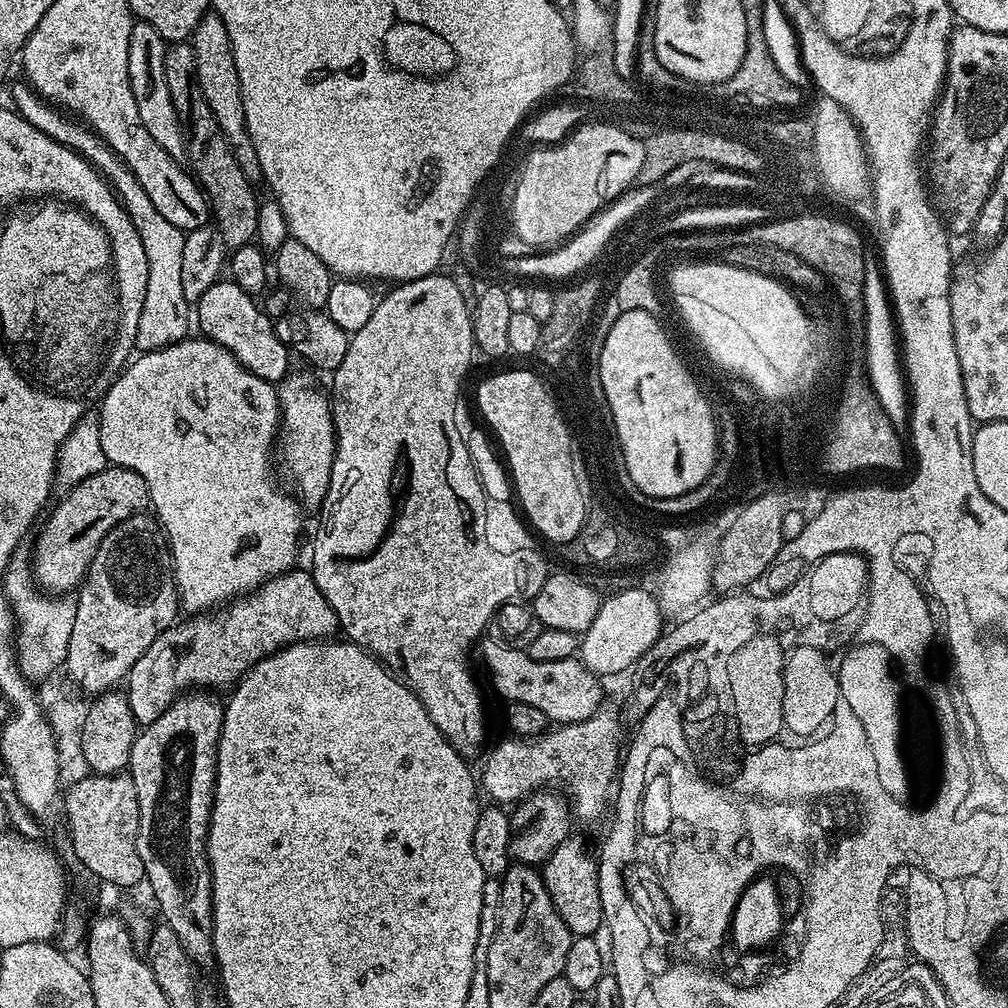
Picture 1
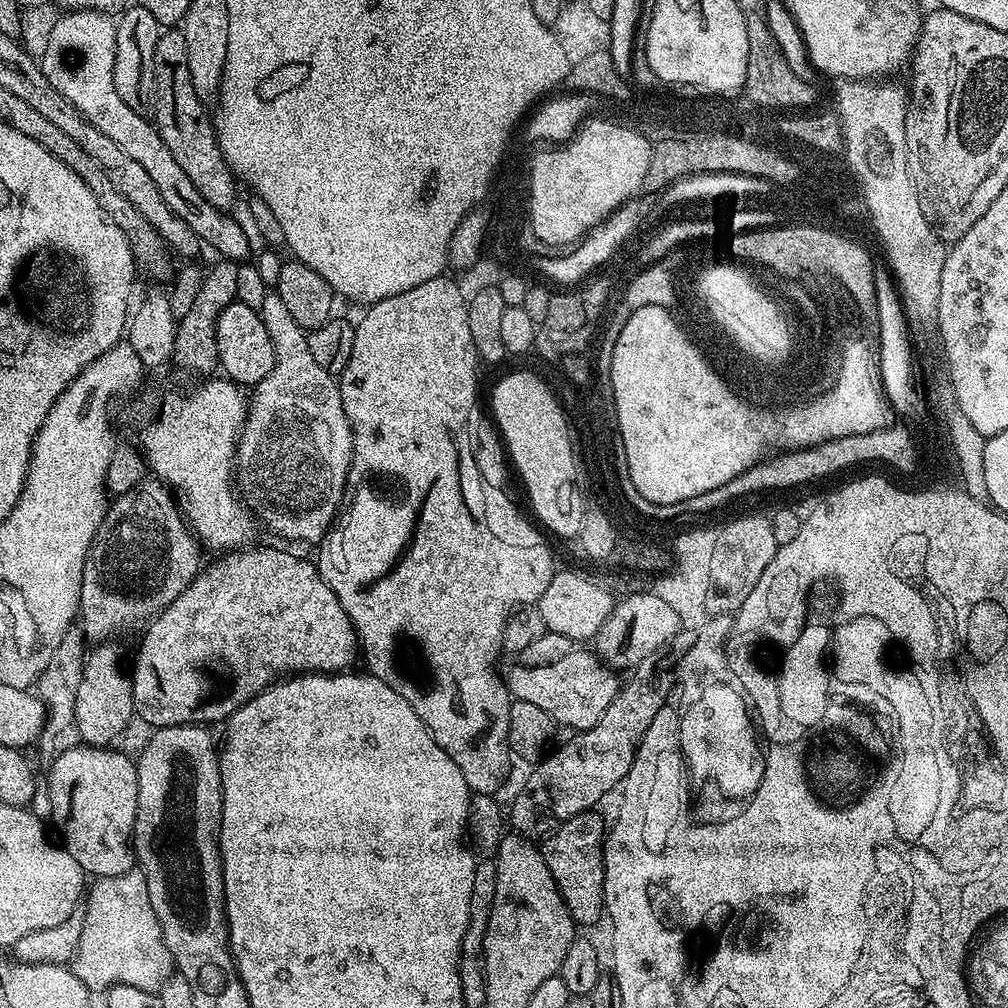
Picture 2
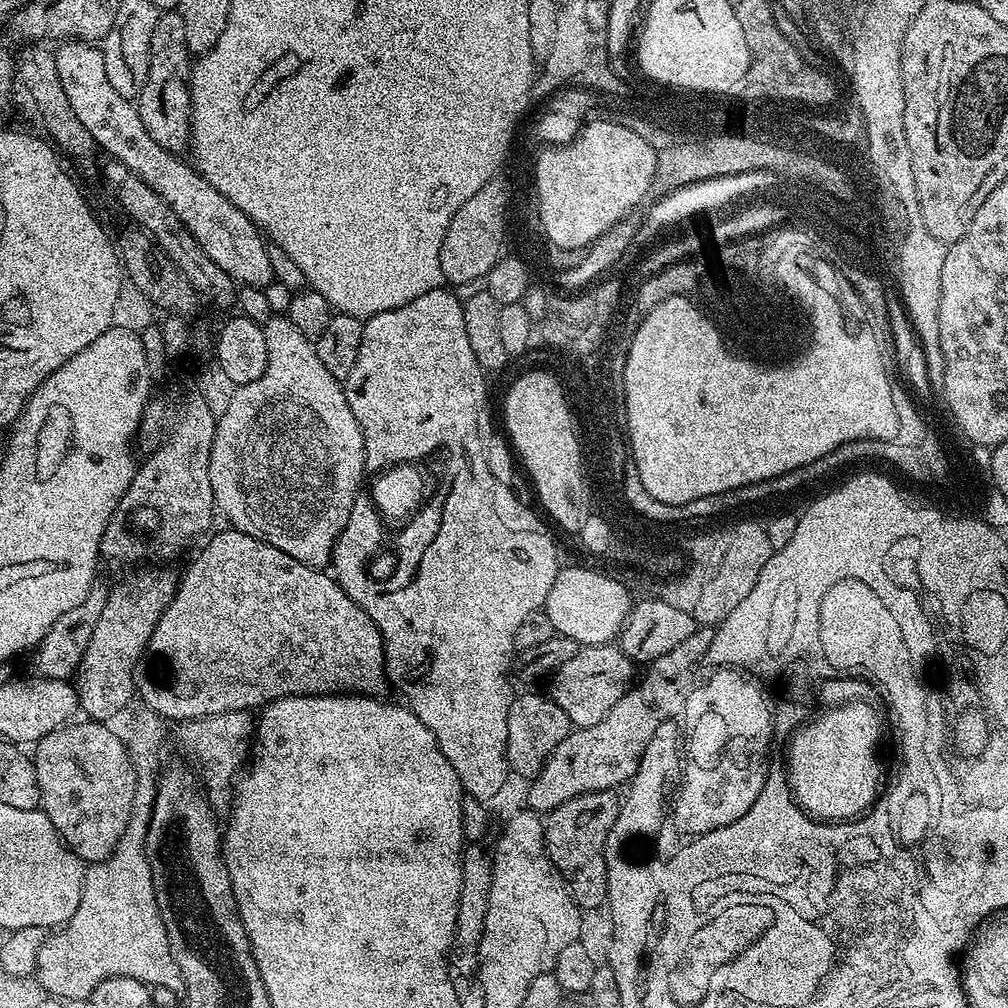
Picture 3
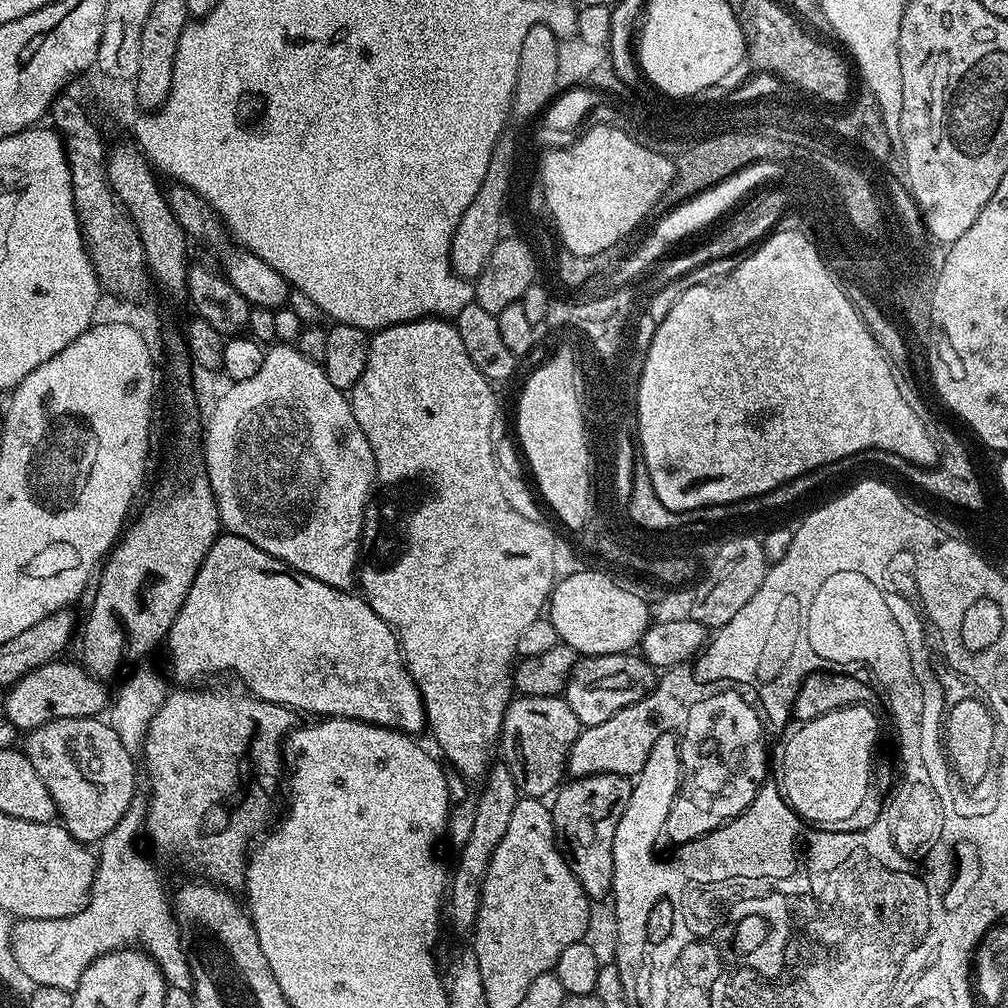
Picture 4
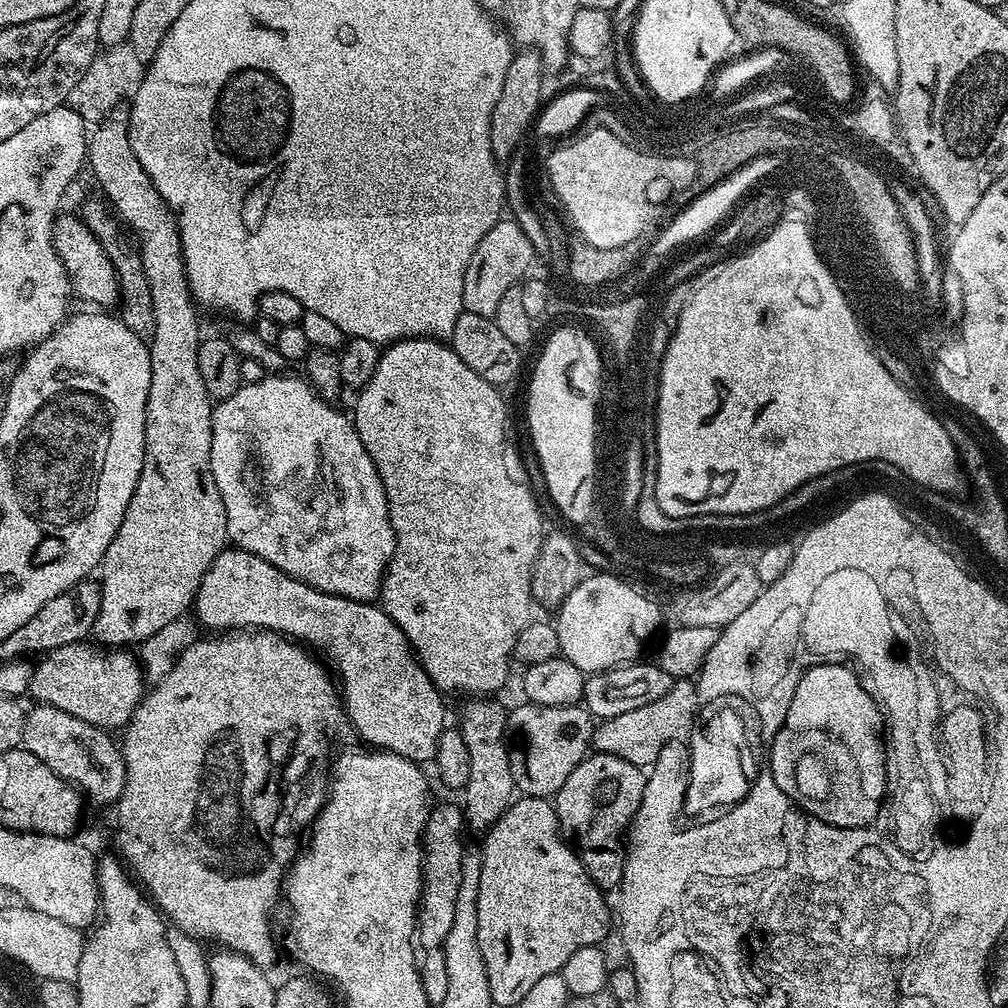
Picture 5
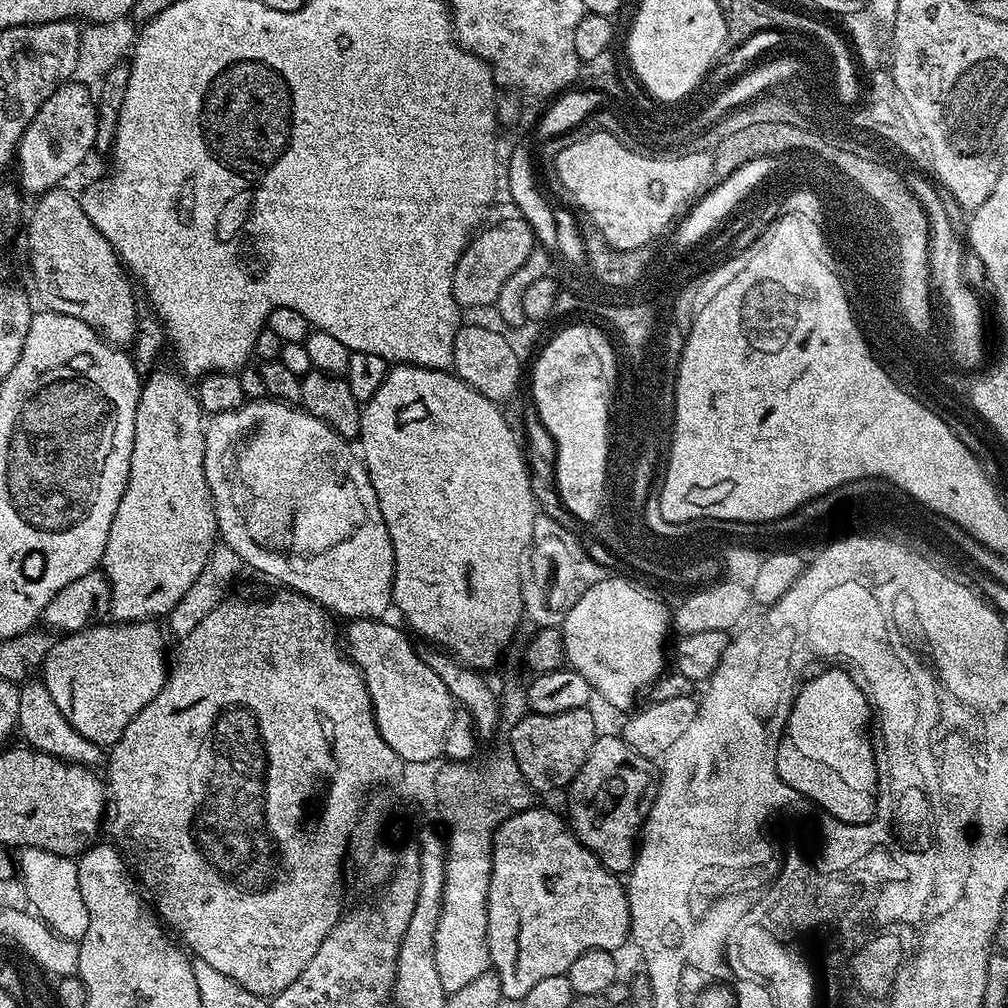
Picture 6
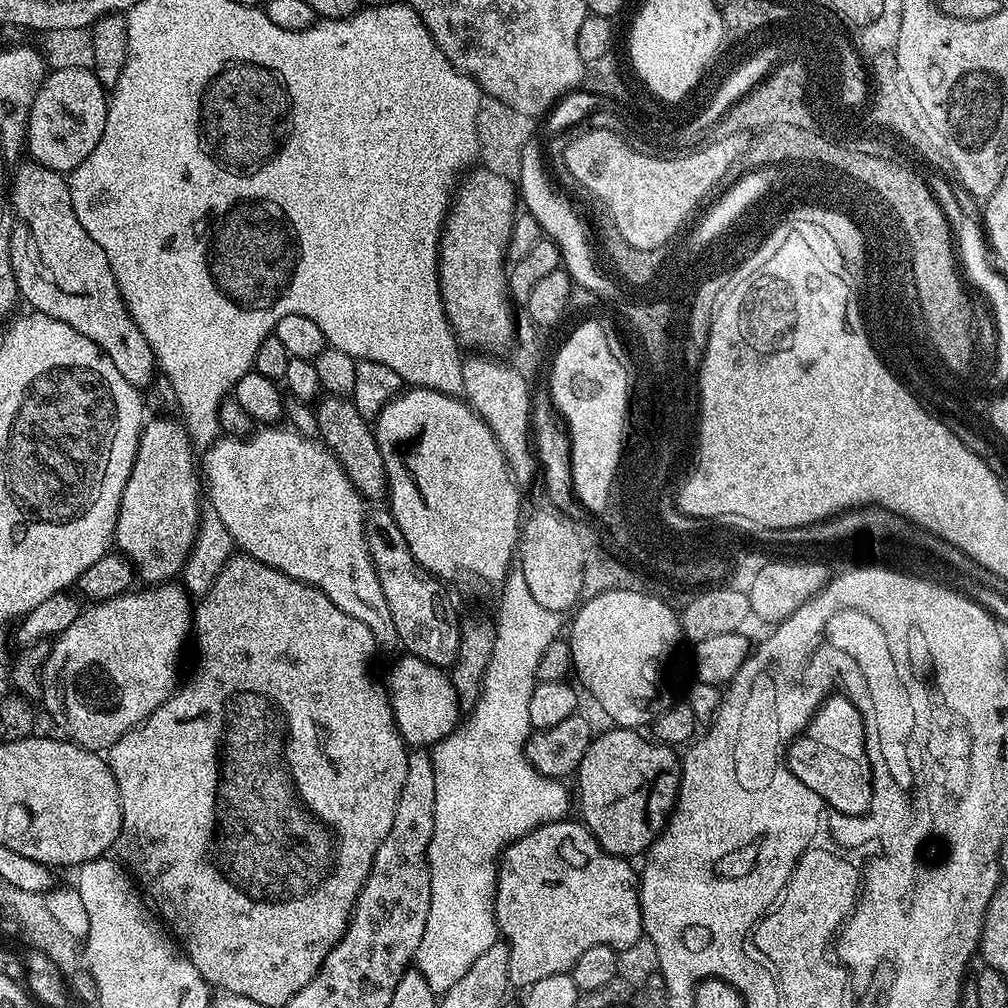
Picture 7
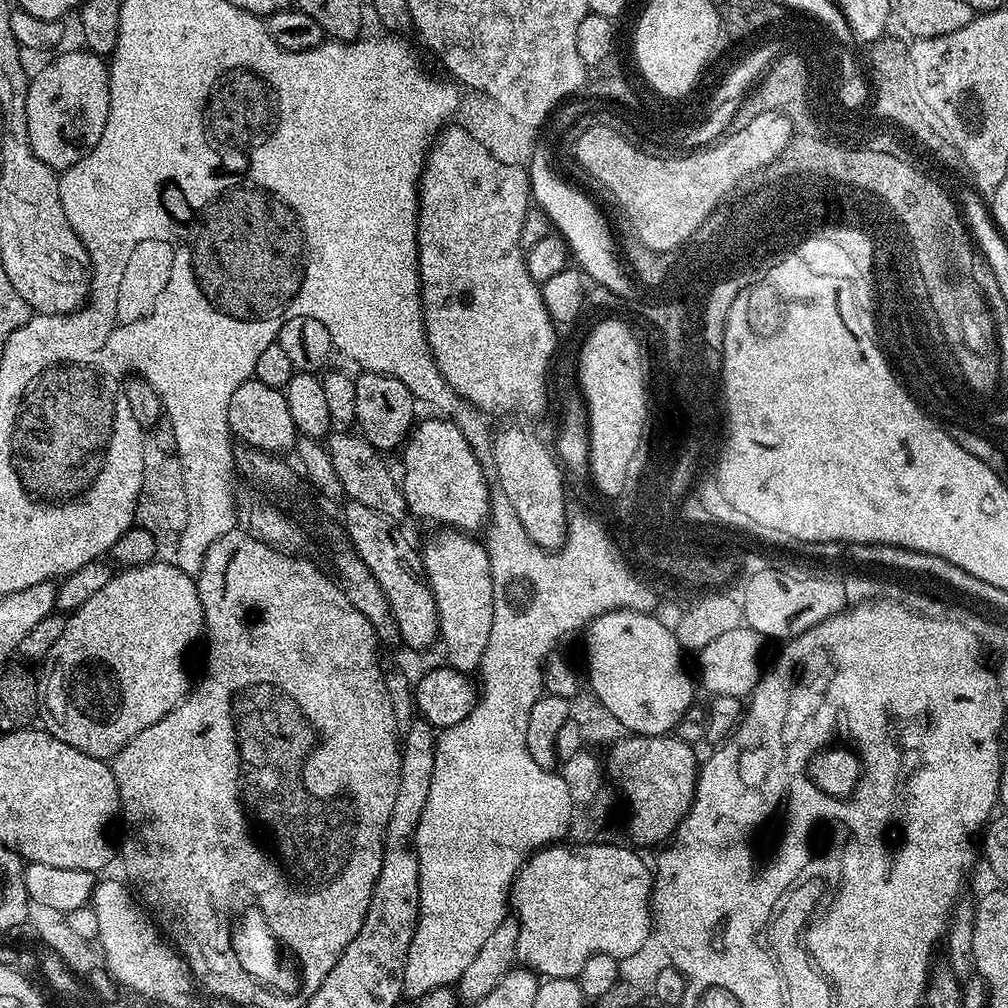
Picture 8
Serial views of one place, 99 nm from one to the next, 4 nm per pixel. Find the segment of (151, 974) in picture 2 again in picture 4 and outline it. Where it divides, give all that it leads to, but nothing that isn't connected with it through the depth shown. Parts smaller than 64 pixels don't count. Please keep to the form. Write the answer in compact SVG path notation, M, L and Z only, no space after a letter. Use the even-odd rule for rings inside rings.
M140 794L133 796L118 825L100 840L91 894L82 911L66 918L20 918L13 923L13 956L21 971L37 985L75 991L82 974L98 957L120 948L139 946L155 960L169 985L192 991L190 962L180 945L180 928L168 892L162 888L153 864L138 844L147 815L147 799Z

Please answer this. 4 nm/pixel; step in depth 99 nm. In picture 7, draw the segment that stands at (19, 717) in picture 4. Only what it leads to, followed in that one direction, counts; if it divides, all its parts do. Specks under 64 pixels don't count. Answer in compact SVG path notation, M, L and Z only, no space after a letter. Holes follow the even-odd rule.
M165 582L141 587L141 592L129 590L109 600L98 600L89 603L87 607L81 611L77 620L74 621L61 636L57 636L51 641L52 649L44 663L42 705L44 704L45 710L52 715L53 722L64 731L61 733L63 733L67 739L71 740L73 744L80 744L84 748L89 748L91 752L103 753L111 744L118 742L118 738L122 738L122 734L126 734L132 728L138 727L146 717L150 714L154 714L154 710L158 710L158 706L162 706L162 702L166 702L169 696L176 691L178 687L176 667L180 664L180 651L183 650L184 643L186 643L187 640L189 643L190 633L194 628L193 601L190 599L189 593L185 591L181 585L180 588L176 585L176 582Z

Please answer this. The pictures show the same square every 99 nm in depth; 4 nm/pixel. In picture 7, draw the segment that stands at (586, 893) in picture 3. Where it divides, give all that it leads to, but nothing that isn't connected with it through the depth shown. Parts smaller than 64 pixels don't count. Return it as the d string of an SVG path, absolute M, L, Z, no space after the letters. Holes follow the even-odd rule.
M615 726L609 727L609 732L593 735L592 743L585 752L585 757L582 758L580 767L574 773L574 780L576 780L576 792L574 788L574 796L580 799L580 816L585 828L591 832L592 836L600 843L600 847L605 848L610 854L615 856L622 856L625 858L639 857L641 854L647 853L648 849L652 847L660 831L663 830L664 825L668 823L670 813L676 807L676 795L680 793L680 766L682 763L681 757L678 755L675 747L657 742L655 739L649 738L647 740L643 735L643 731L635 728L617 728Z

